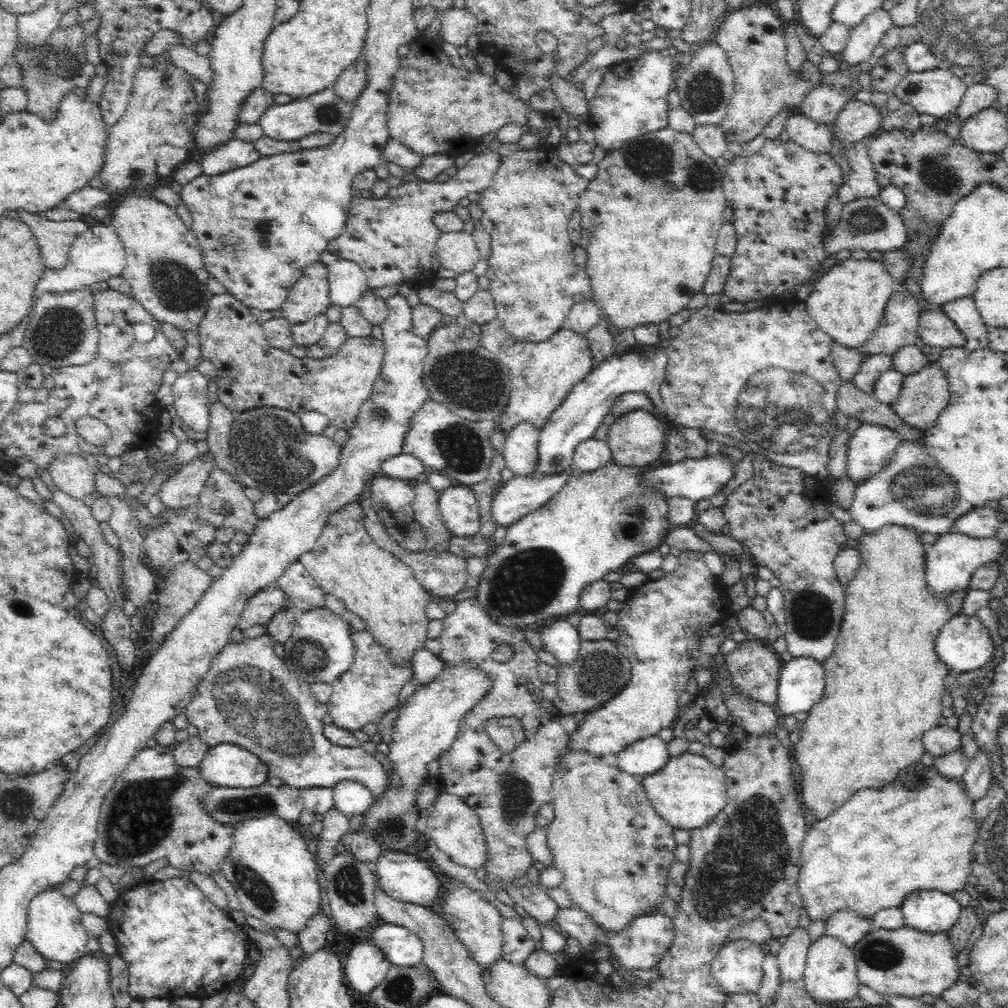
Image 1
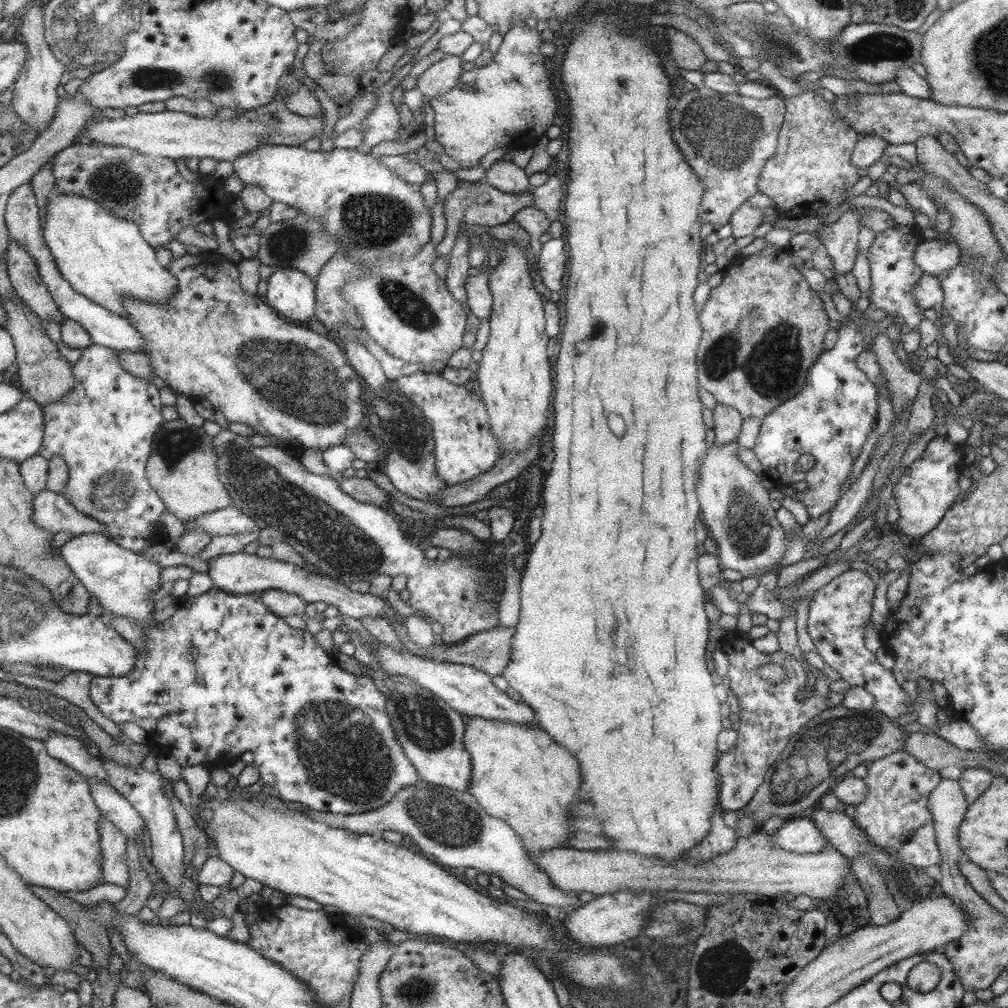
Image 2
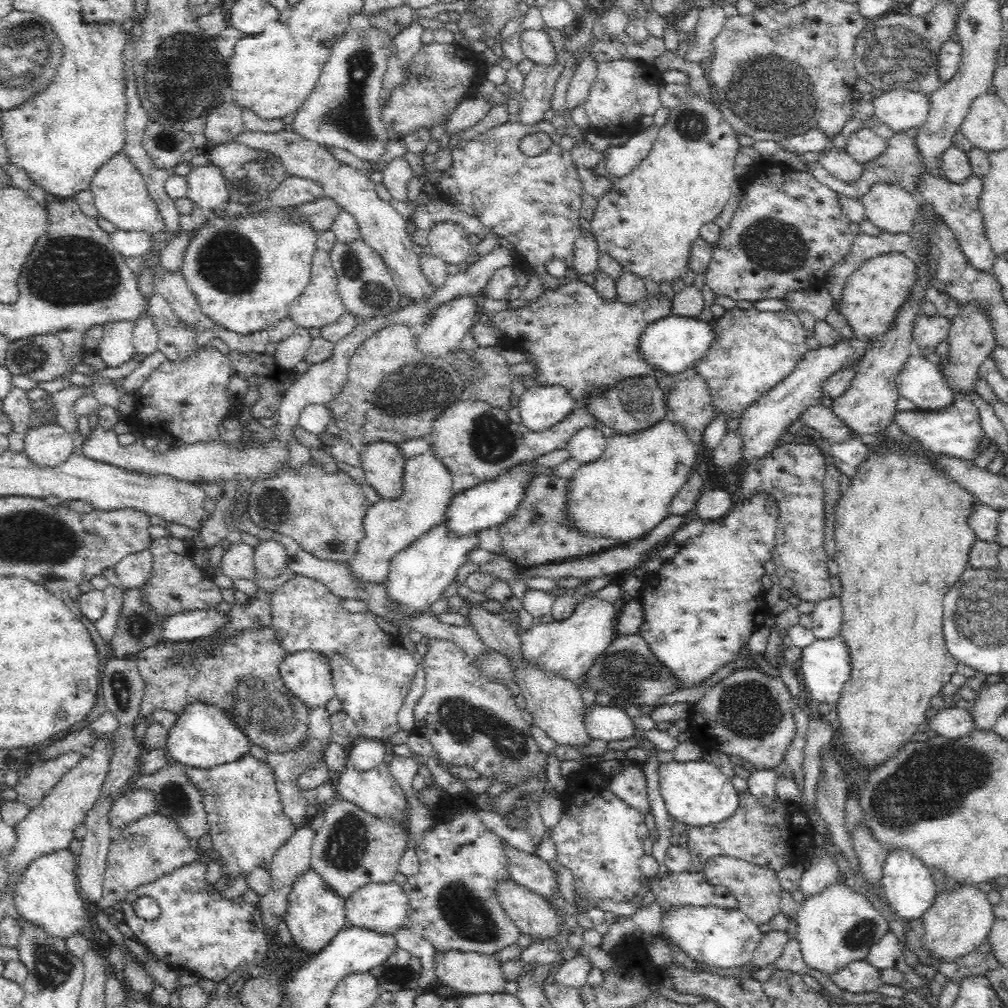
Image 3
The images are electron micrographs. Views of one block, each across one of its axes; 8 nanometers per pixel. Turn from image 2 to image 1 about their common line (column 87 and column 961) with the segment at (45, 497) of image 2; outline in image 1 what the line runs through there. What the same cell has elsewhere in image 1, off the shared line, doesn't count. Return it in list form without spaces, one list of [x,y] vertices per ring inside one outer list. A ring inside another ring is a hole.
[[[976,506],[956,519],[952,531],[974,539],[984,539],[995,536],[999,530],[996,510],[984,506]]]

